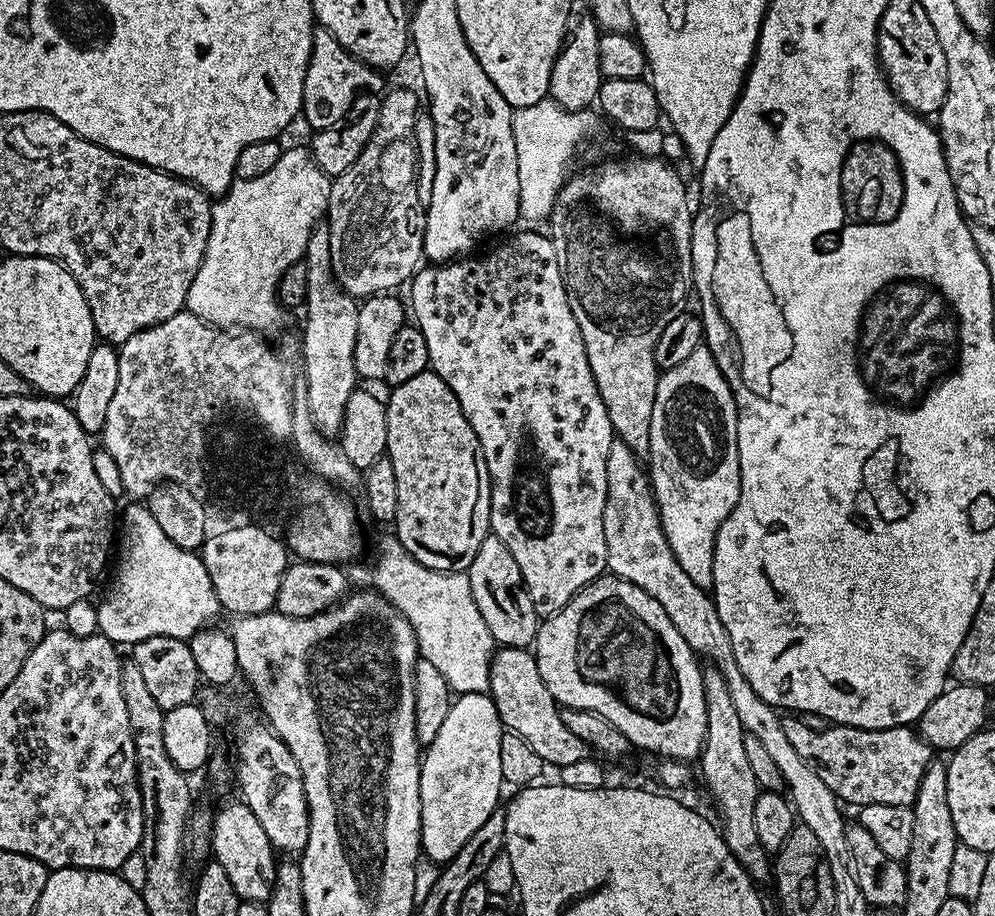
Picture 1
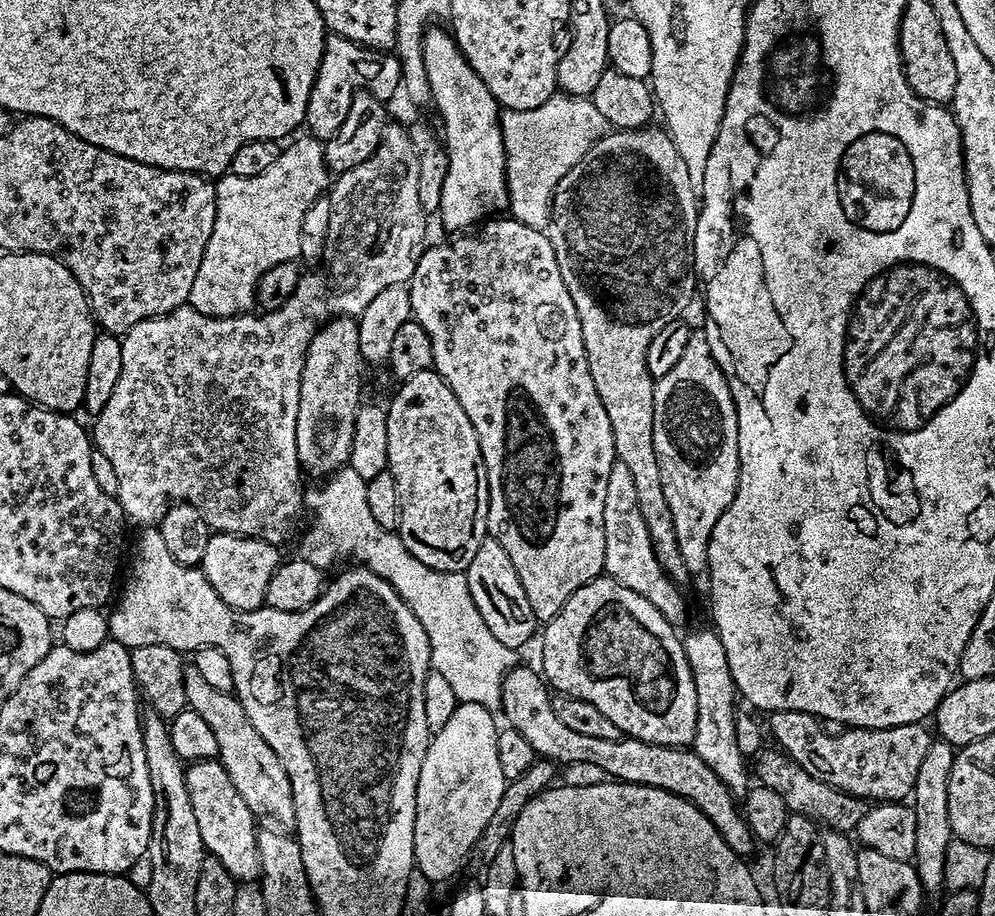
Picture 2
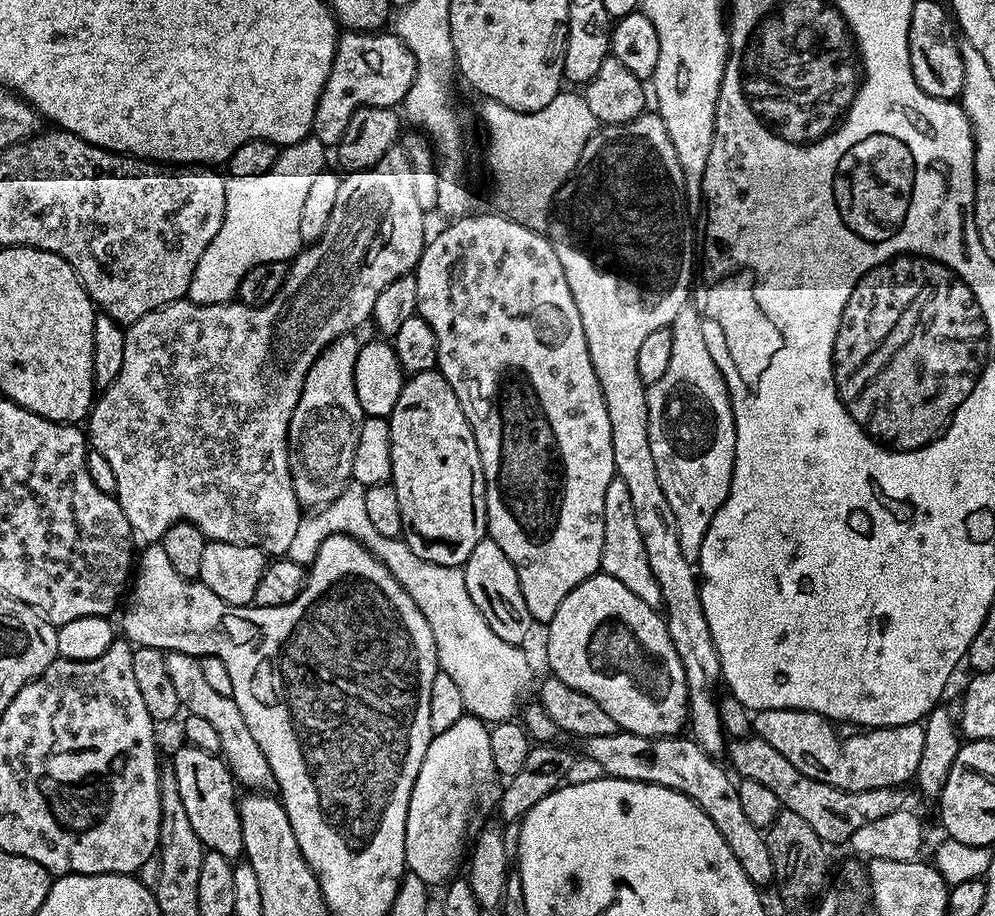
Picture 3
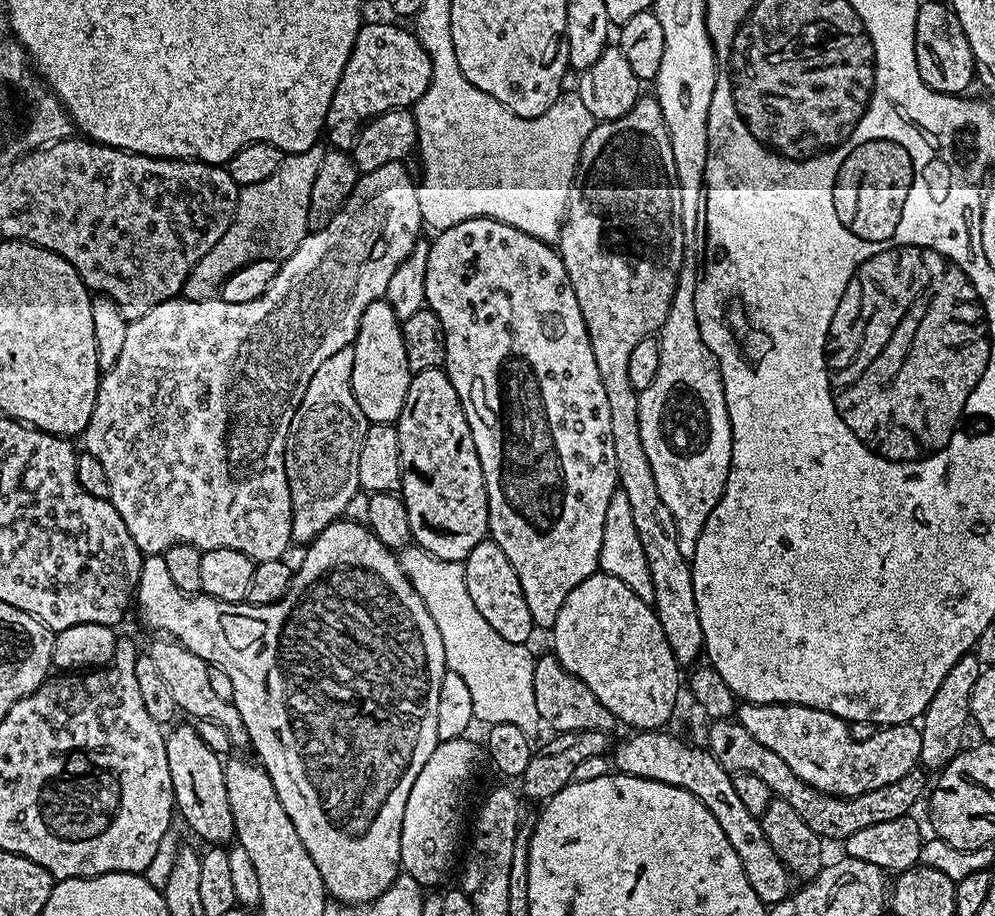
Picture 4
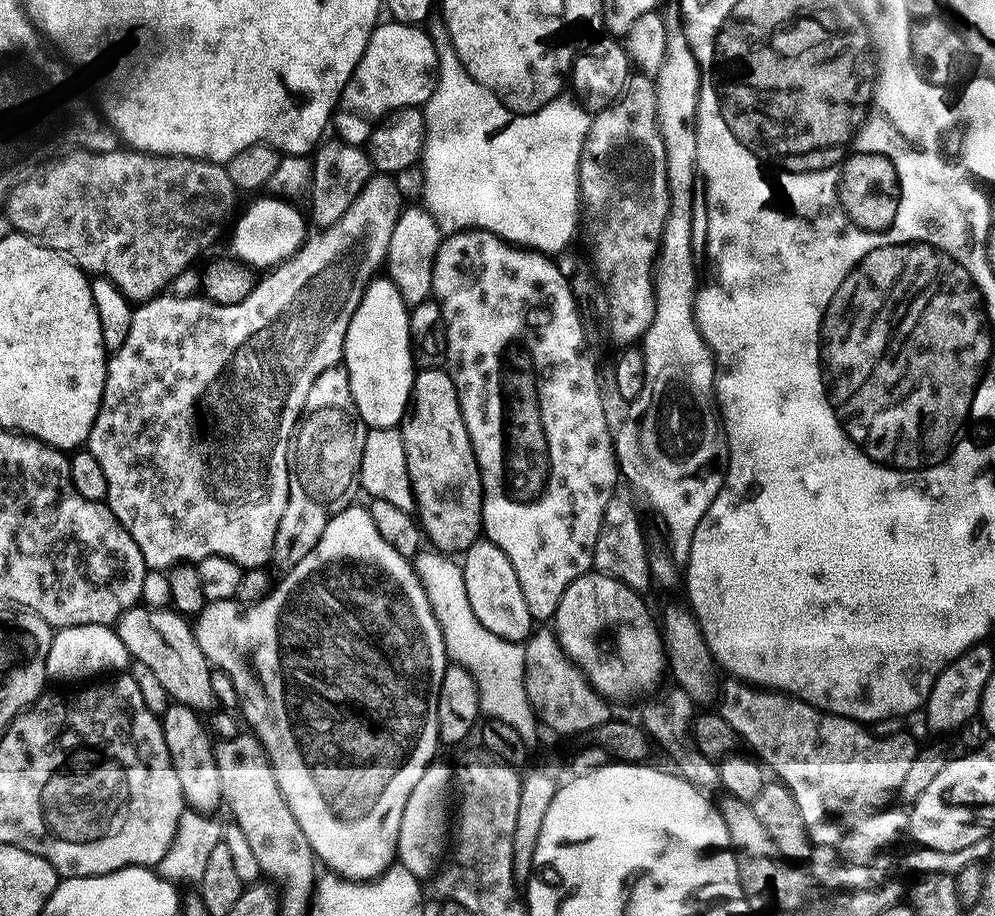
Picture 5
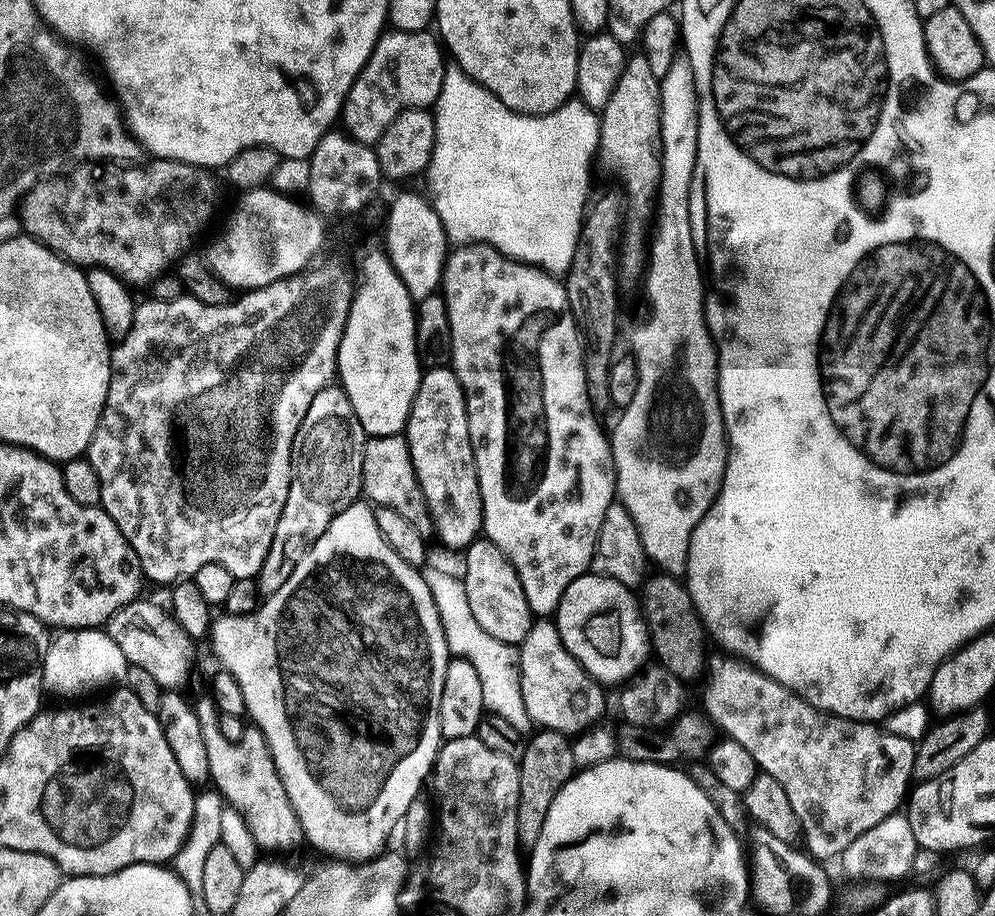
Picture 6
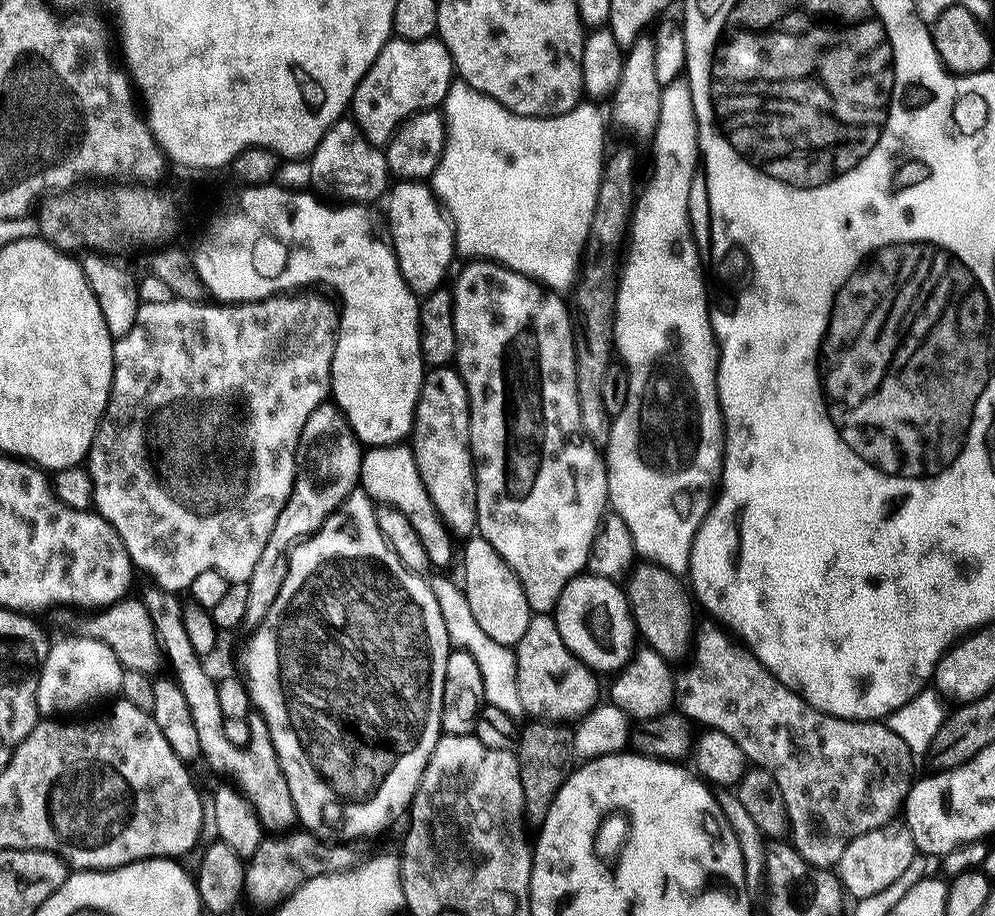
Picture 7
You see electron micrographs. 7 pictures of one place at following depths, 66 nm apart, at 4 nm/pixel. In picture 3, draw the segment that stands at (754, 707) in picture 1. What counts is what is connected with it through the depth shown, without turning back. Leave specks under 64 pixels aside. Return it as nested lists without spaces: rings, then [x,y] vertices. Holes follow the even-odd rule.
[[[615,479],[606,486],[606,502],[602,506],[604,515],[604,541],[602,542],[602,571],[610,578],[618,578],[630,594],[638,594],[642,602],[651,608],[659,609],[662,601],[658,582],[650,570],[650,562],[646,558],[646,546],[642,546],[642,534],[638,534],[638,522],[634,519],[634,506],[630,502],[630,490],[626,490],[626,482]]]

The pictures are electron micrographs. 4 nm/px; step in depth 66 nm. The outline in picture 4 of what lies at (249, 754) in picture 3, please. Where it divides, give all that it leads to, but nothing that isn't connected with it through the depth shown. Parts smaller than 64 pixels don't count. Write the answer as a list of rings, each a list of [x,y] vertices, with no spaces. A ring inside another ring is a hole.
[[[156,638],[149,648],[146,648],[147,655],[154,658],[154,666],[162,673],[162,678],[166,681],[166,686],[170,686],[170,694],[174,694],[174,702],[177,709],[189,712],[197,721],[209,720],[217,723],[226,730],[229,735],[229,742],[232,746],[249,743],[248,731],[242,722],[242,714],[238,714],[235,704],[226,698],[218,698],[210,686],[210,665],[198,654],[186,650],[186,646],[177,644],[171,638]]]

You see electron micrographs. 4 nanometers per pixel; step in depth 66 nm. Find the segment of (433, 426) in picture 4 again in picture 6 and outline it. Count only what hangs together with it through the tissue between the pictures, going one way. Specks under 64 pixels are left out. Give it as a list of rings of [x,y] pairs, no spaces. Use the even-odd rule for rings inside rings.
[[[451,367],[428,368],[421,375],[403,435],[408,441],[422,504],[430,520],[432,516],[437,538],[448,548],[467,549],[481,535],[484,507],[476,477],[464,391]]]

